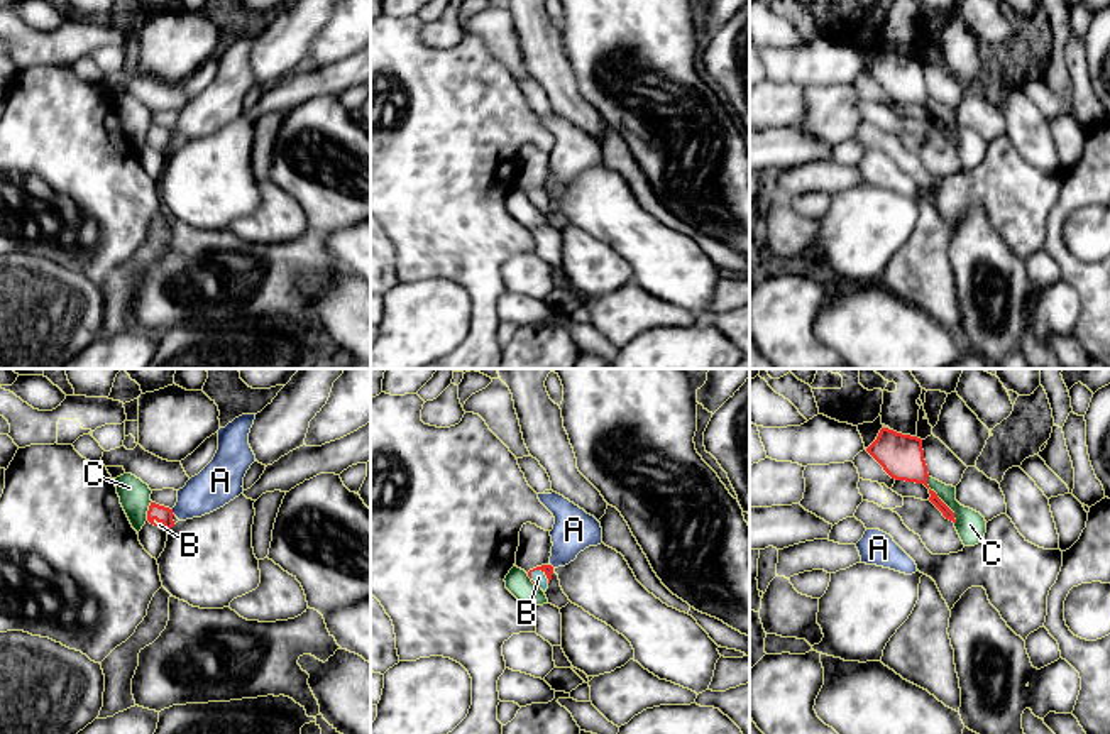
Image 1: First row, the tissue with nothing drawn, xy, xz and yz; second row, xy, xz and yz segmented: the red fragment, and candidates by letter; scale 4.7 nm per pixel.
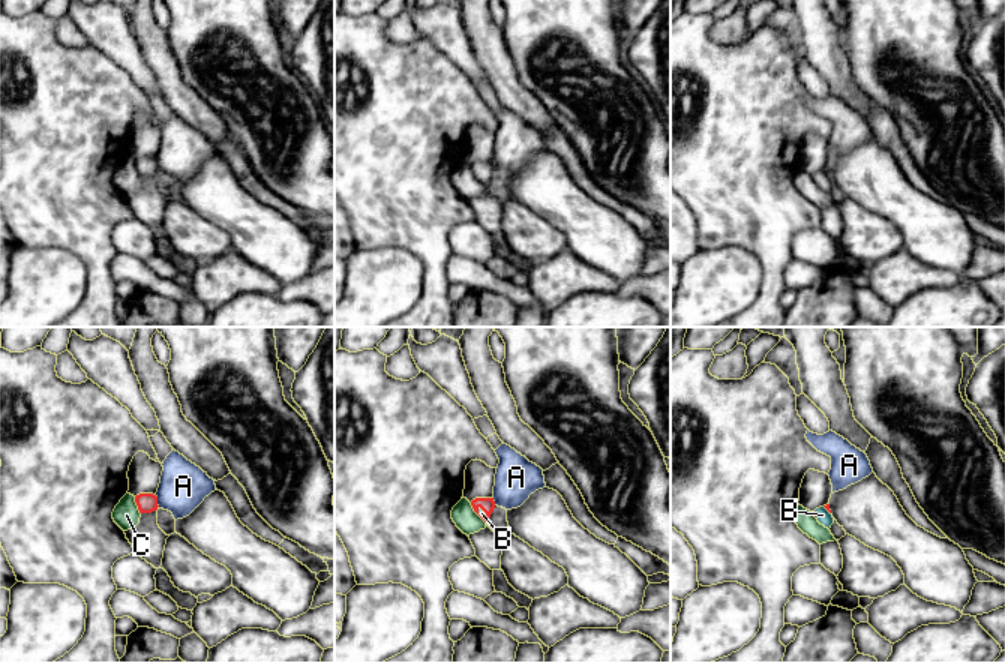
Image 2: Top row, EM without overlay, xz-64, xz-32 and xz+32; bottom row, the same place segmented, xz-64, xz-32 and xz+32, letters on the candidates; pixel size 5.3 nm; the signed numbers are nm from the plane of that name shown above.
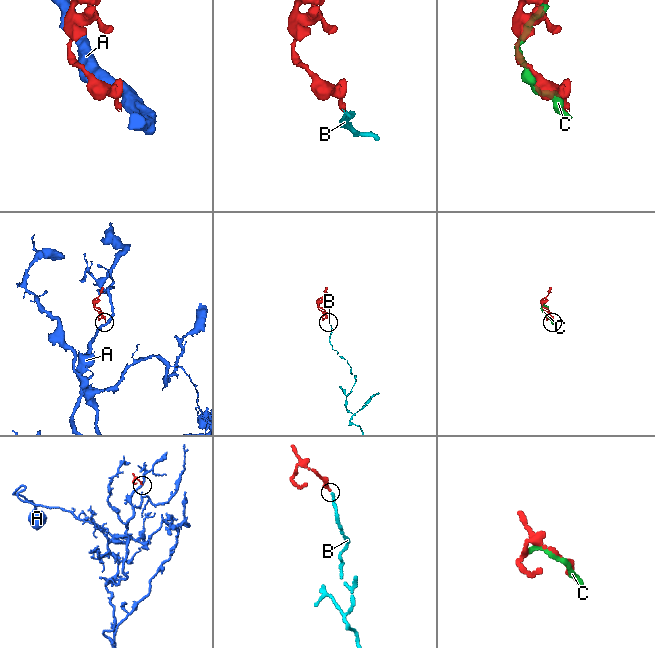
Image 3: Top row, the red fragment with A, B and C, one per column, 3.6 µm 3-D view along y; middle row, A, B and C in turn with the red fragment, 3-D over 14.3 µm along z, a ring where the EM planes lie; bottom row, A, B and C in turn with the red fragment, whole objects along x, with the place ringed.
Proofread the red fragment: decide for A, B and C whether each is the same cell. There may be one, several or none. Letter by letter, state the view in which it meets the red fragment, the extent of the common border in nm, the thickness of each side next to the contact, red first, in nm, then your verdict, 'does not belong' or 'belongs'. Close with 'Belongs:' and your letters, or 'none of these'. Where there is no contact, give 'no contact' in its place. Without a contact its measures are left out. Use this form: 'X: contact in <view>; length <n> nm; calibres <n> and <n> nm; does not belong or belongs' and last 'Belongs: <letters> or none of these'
A: contact in xy; length 40 nm; calibres 80 and 200 nm; does not belong
B: contact in xz; length 110 nm; calibres 50 and 70 nm; belongs
C: contact in yz; length 260 nm; calibres 190 and 140 nm; does not belong
Belongs: B

